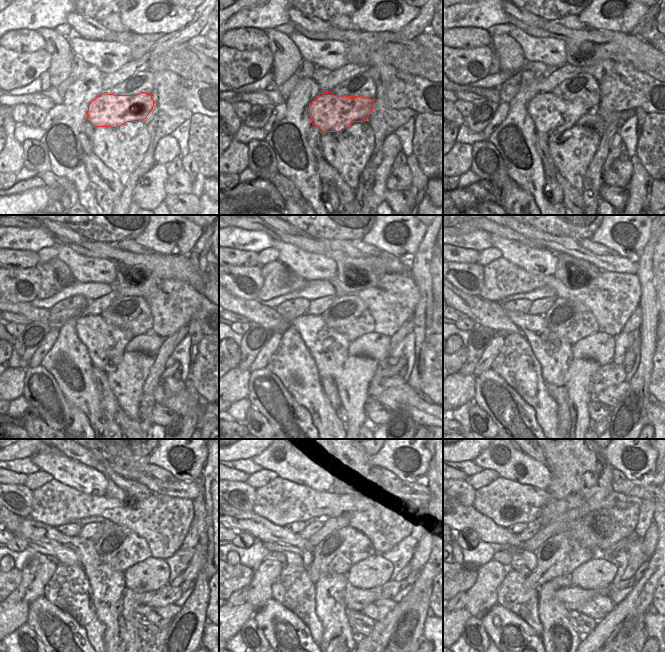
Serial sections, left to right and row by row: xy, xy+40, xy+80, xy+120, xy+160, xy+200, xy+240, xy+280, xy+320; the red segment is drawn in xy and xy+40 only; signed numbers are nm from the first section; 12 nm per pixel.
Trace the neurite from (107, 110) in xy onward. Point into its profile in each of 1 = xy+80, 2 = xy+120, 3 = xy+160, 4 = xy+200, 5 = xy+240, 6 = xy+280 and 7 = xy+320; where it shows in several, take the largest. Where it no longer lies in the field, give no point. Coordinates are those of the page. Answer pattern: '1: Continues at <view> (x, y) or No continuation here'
1: Continues at xy+80 (554, 116)
2: Continues at xy+120 (108, 343)
3: Continues at xy+160 (330, 349)
4: Continues at xy+200 (554, 354)
5: Continues at xy+240 (107, 585)
6: Continues at xy+280 (339, 641)
7: Continues at xy+320 (560, 640).

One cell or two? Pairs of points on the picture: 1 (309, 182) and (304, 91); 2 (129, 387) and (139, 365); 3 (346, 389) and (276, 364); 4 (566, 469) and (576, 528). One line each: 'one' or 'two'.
1: one
2: one
3: two
4: one

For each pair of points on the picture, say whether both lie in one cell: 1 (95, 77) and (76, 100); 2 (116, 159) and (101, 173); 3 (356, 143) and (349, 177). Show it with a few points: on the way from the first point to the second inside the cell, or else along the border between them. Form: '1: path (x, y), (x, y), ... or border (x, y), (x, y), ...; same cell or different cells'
1: path (96, 83), (82, 94); same cell
2: border (92, 151), (123, 184); different cells
3: path (350, 151), (350, 169); same cell

